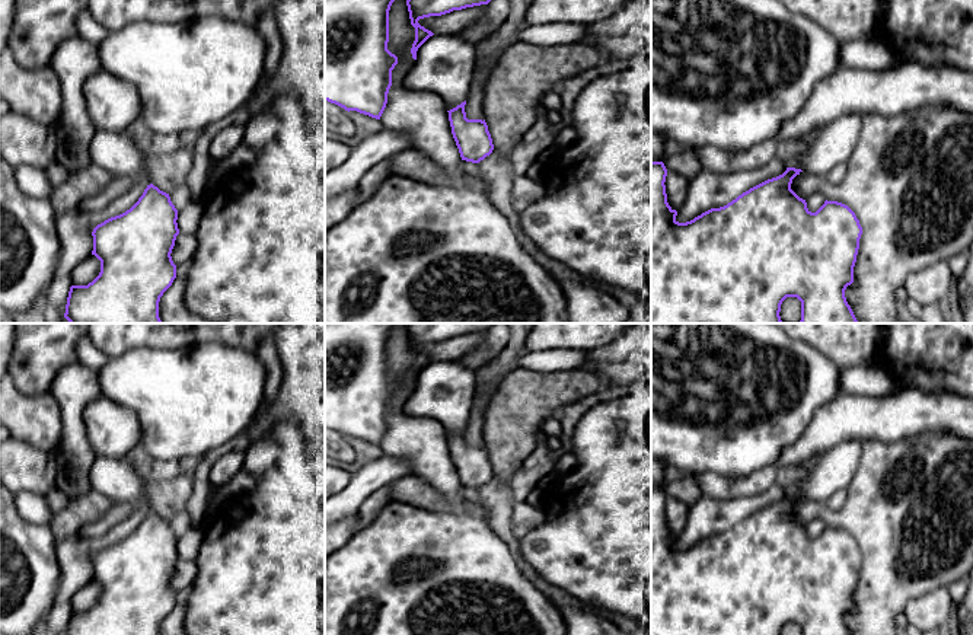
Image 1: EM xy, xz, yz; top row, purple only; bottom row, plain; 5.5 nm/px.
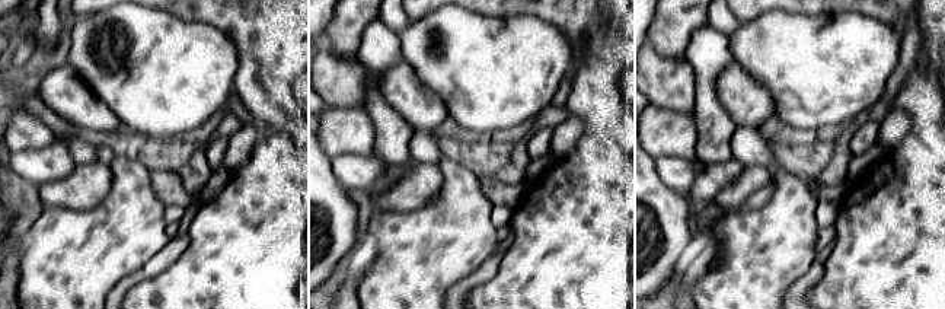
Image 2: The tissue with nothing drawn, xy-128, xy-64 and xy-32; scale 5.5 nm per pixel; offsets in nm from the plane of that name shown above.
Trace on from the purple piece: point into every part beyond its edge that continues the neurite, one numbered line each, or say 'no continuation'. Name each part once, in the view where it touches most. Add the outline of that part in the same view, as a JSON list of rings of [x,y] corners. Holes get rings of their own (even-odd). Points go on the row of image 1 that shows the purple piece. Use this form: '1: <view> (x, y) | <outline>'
no continuation

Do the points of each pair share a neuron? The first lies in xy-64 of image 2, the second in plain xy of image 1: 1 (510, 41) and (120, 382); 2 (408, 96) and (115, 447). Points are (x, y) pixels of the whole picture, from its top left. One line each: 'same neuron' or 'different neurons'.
1: same neuron
2: same neuron

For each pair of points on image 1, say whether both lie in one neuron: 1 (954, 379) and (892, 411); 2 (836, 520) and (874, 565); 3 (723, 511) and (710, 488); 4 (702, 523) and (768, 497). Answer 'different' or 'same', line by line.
1: different
2: same
3: different
4: same

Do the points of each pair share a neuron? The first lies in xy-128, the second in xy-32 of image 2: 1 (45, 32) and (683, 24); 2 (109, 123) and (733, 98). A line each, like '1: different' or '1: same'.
1: different
2: same

